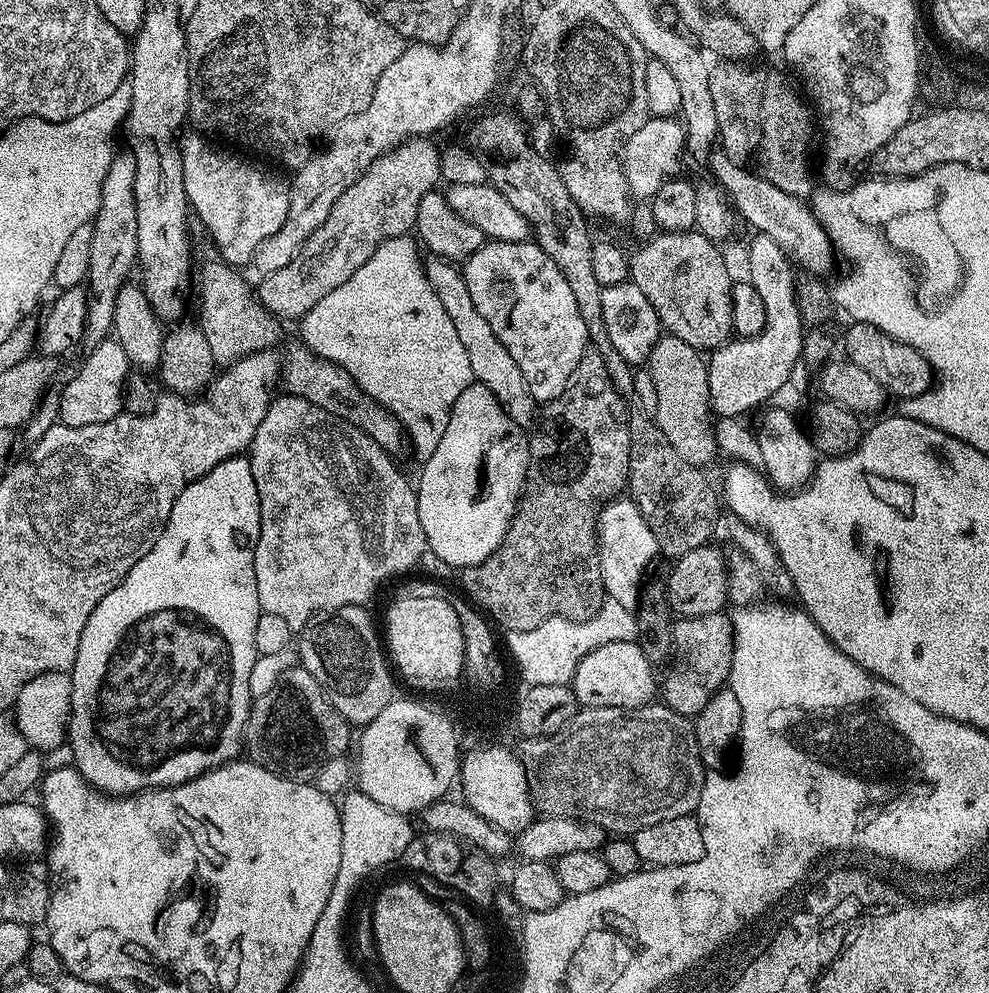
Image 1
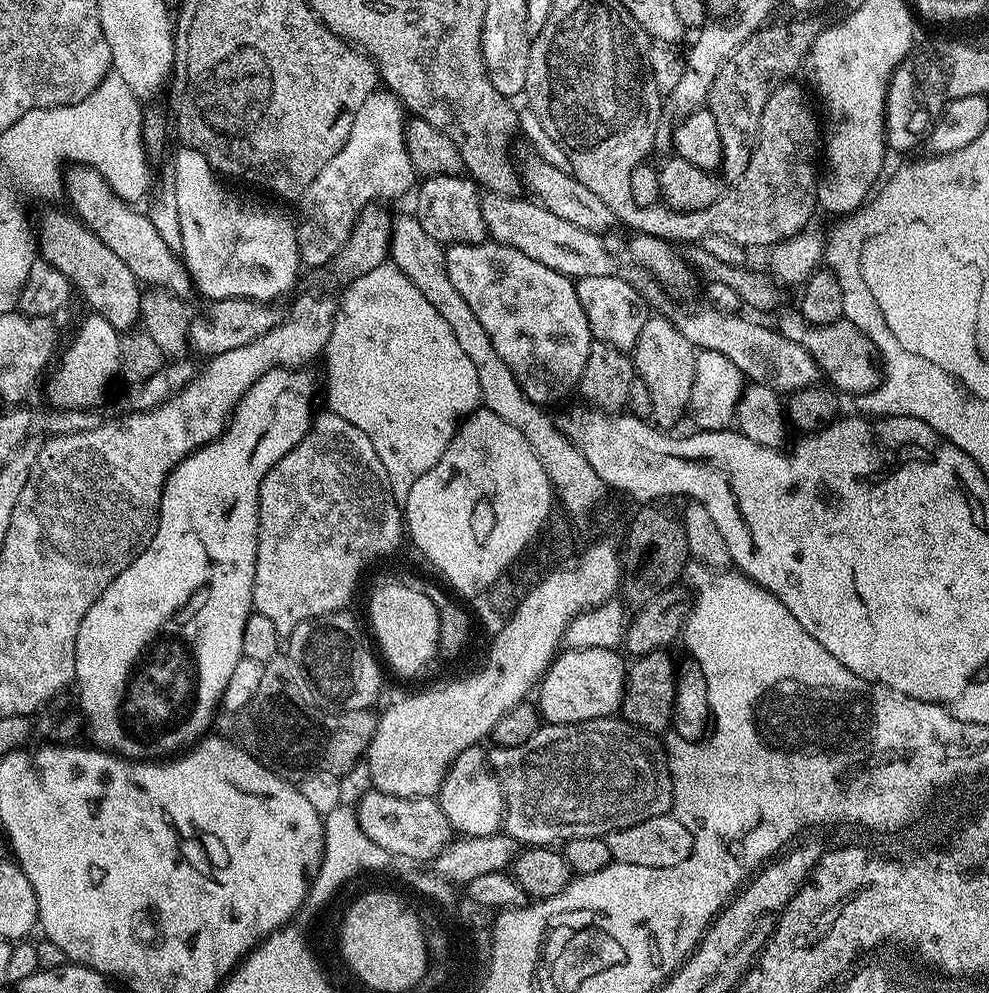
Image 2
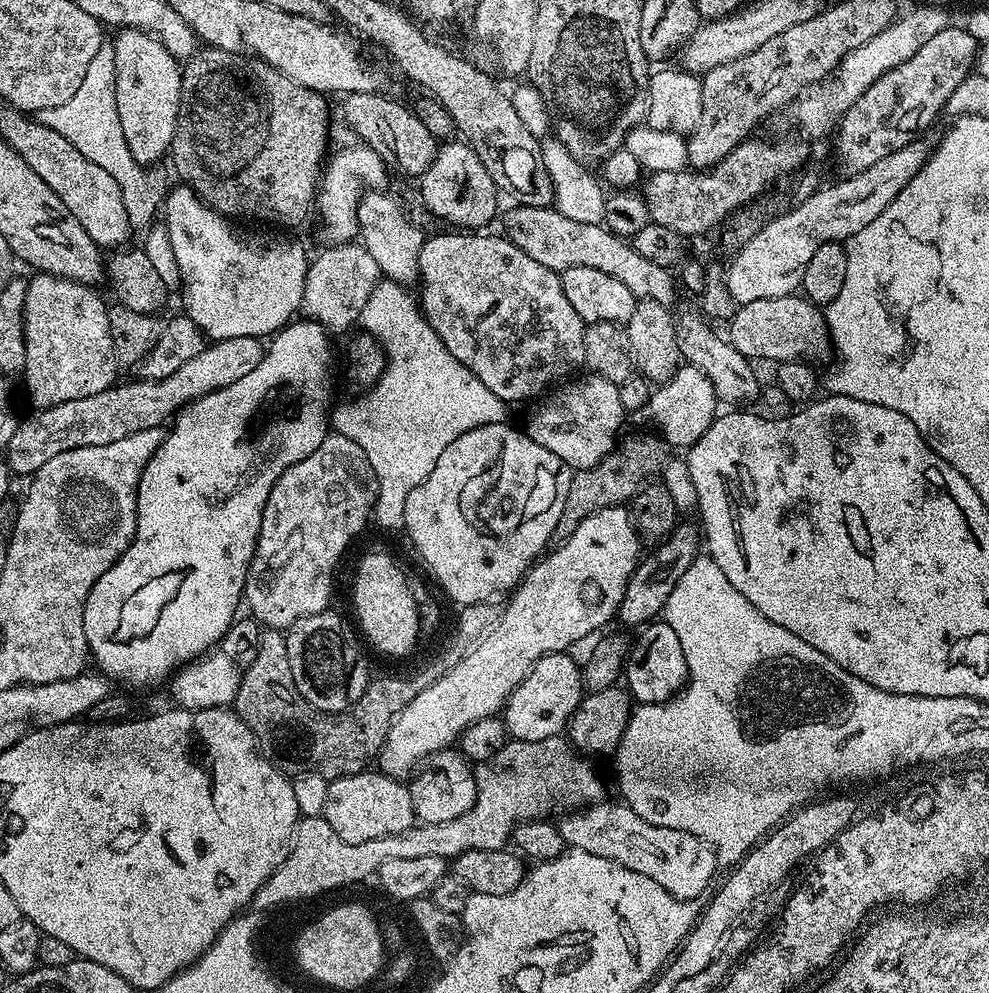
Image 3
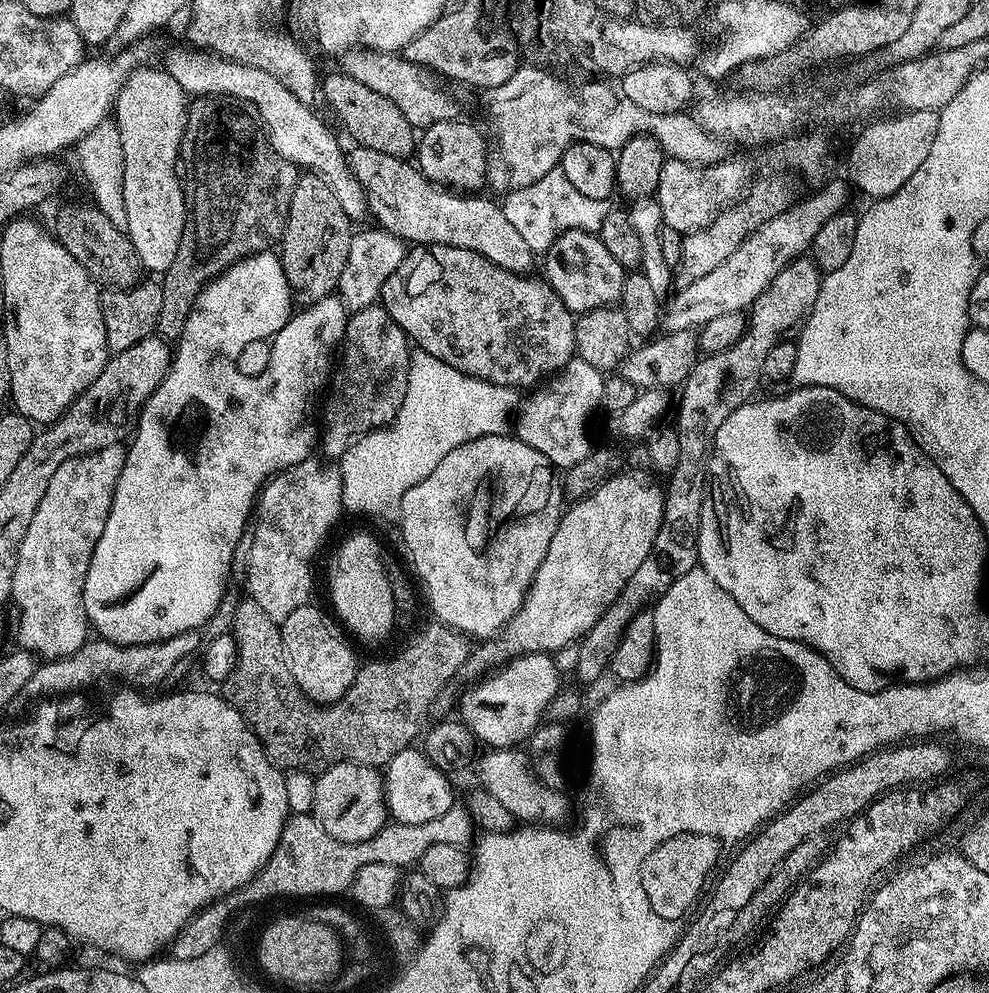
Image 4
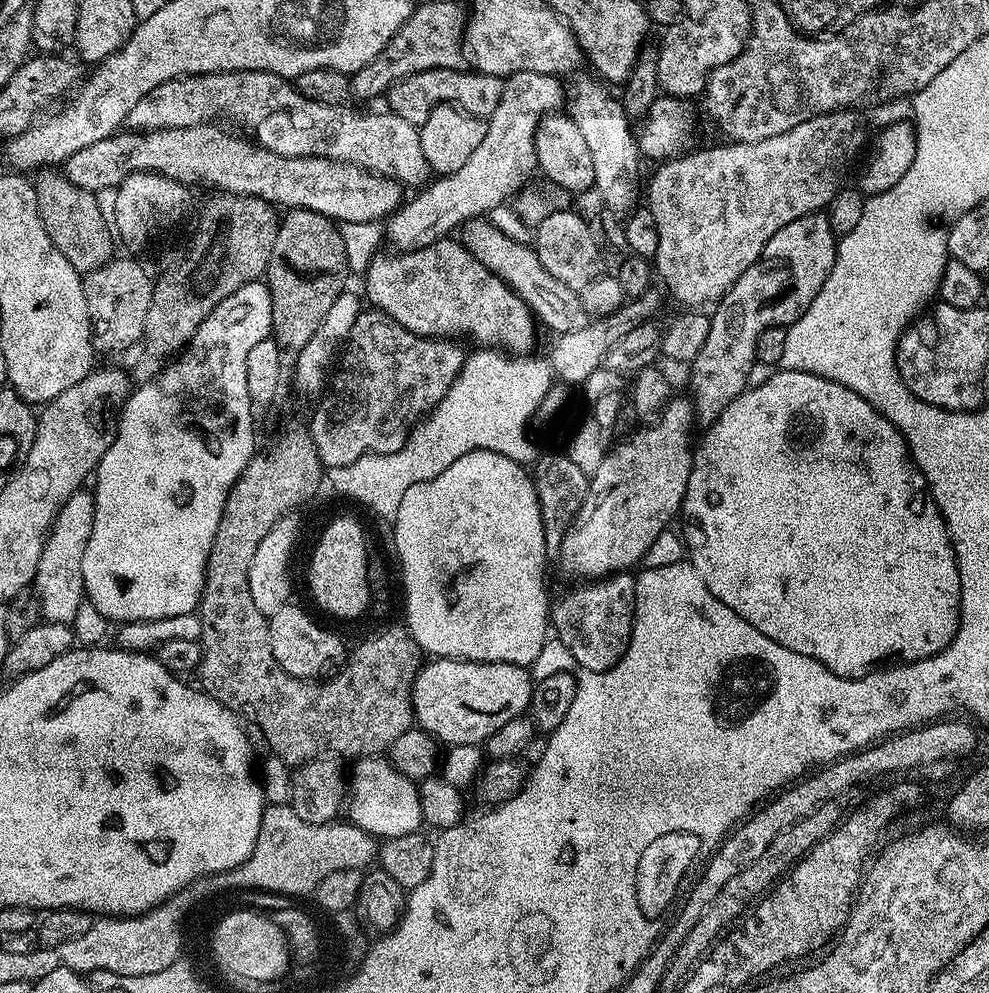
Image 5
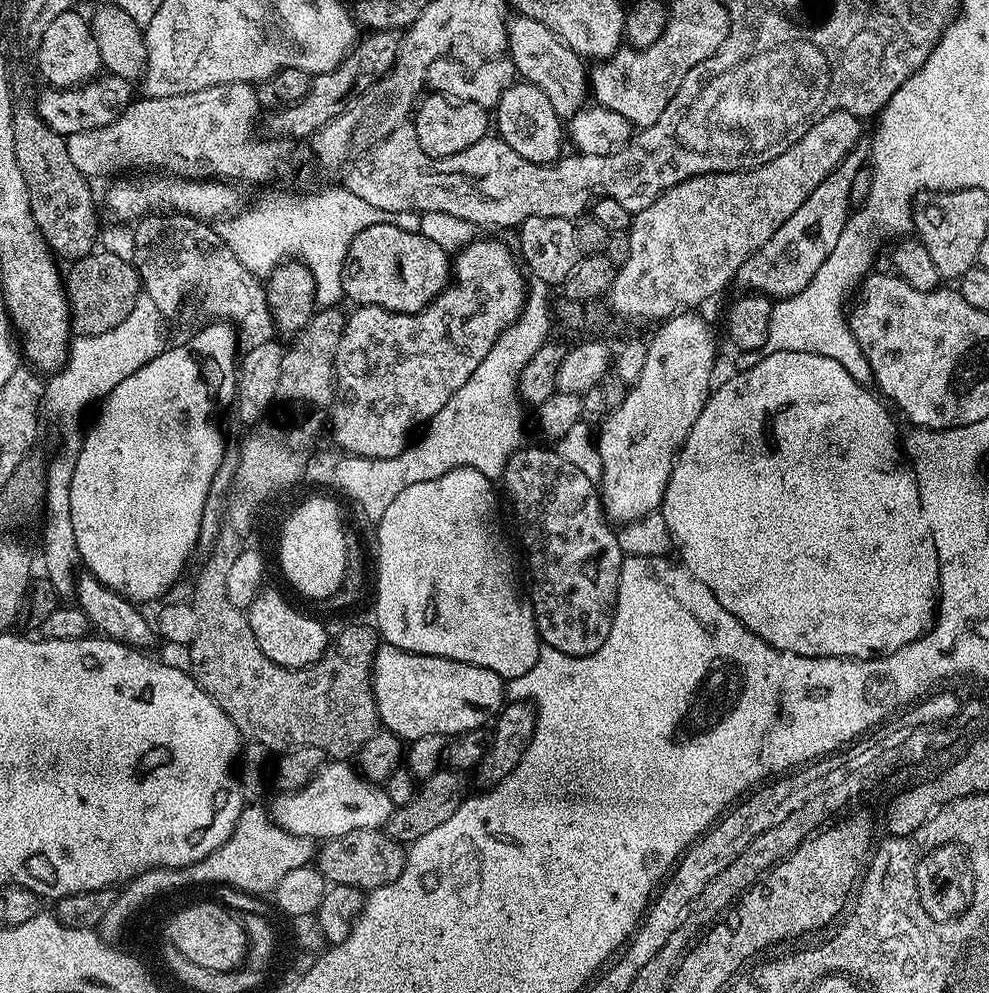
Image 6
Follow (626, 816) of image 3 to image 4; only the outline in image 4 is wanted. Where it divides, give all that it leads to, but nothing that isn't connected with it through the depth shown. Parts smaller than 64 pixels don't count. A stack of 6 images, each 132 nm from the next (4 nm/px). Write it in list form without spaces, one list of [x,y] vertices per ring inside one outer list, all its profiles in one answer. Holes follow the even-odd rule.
[[[493,748],[482,752],[475,757],[474,765],[476,764],[476,780],[484,787],[481,788],[483,795],[498,798],[506,806],[506,810],[520,822],[531,822],[536,826],[556,826],[563,821],[560,819],[568,812],[568,800],[563,796],[565,793],[547,788],[543,780],[529,774],[526,771],[526,756],[523,751],[516,748]],[[680,830],[659,841],[656,847],[646,854],[640,867],[641,888],[653,913],[676,920],[678,914],[689,911],[697,903],[706,882],[704,878],[719,858],[720,852],[711,839],[692,830]]]

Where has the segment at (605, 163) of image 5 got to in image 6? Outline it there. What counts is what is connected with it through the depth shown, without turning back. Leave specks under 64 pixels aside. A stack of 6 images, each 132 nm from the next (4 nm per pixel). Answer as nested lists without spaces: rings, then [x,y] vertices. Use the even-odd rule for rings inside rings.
[[[513,15],[508,21],[507,55],[514,62],[517,73],[527,83],[536,84],[546,98],[550,98],[550,106],[562,118],[570,118],[579,112],[590,100],[590,76],[584,72],[585,61],[566,42],[554,34],[542,22],[532,16]]]

